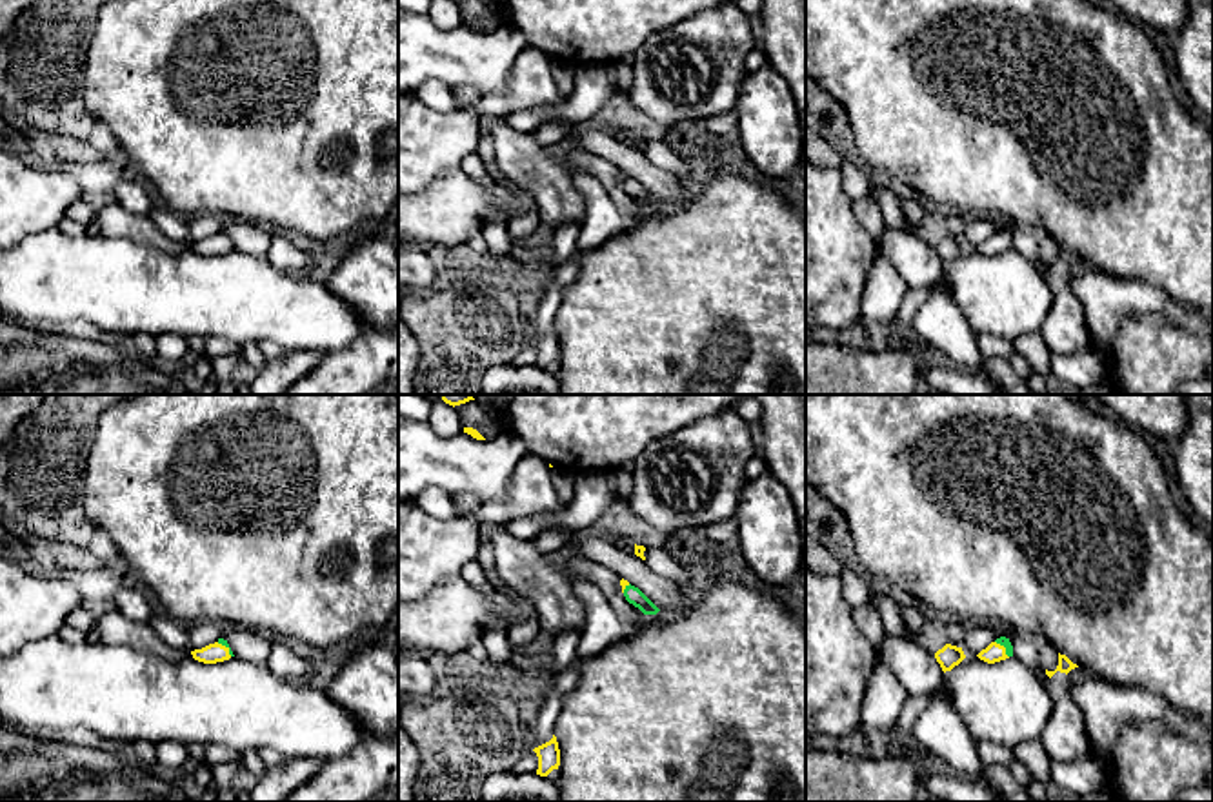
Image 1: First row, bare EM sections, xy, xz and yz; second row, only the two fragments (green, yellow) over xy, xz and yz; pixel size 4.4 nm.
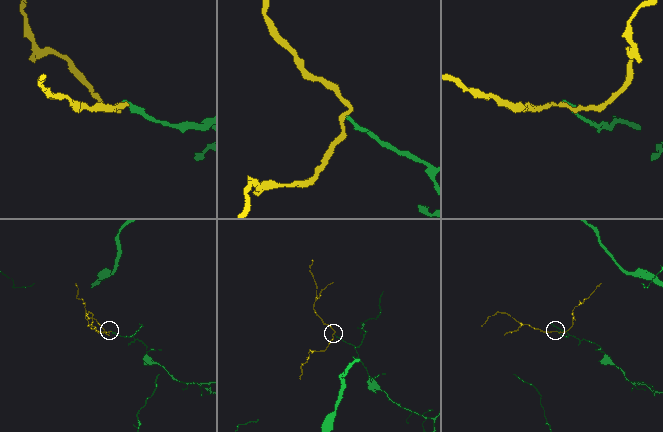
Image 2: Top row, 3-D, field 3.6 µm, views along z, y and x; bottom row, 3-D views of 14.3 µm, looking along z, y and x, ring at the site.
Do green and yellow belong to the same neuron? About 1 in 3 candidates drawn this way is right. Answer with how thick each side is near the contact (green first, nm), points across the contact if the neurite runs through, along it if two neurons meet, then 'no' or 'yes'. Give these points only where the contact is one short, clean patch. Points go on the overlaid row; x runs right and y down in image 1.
30 nm thick on the green side, 90 nm on the other; runs through xy (220, 641), (226, 646), (211, 653); yes

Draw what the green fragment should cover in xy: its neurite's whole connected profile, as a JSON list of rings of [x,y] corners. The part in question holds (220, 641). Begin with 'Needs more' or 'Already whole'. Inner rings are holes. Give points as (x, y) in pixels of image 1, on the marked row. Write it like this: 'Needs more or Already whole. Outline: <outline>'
Needs more. Outline: [[[218,638],[215,644],[209,644],[202,649],[195,649],[191,651],[193,658],[204,664],[216,664],[216,662],[224,662],[229,660],[233,655],[227,640]]]

